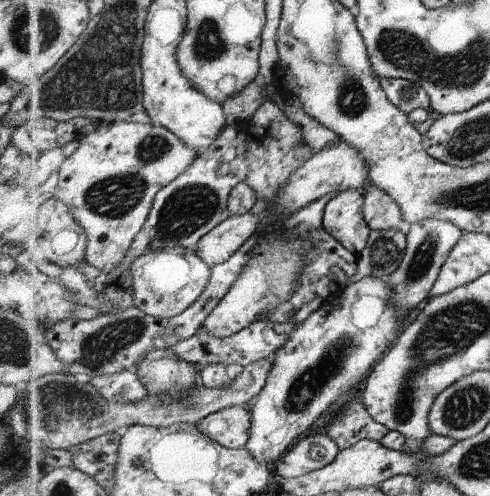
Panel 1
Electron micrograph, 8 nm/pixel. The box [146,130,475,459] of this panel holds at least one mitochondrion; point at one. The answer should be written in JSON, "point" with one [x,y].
{"point":[188,209]}

